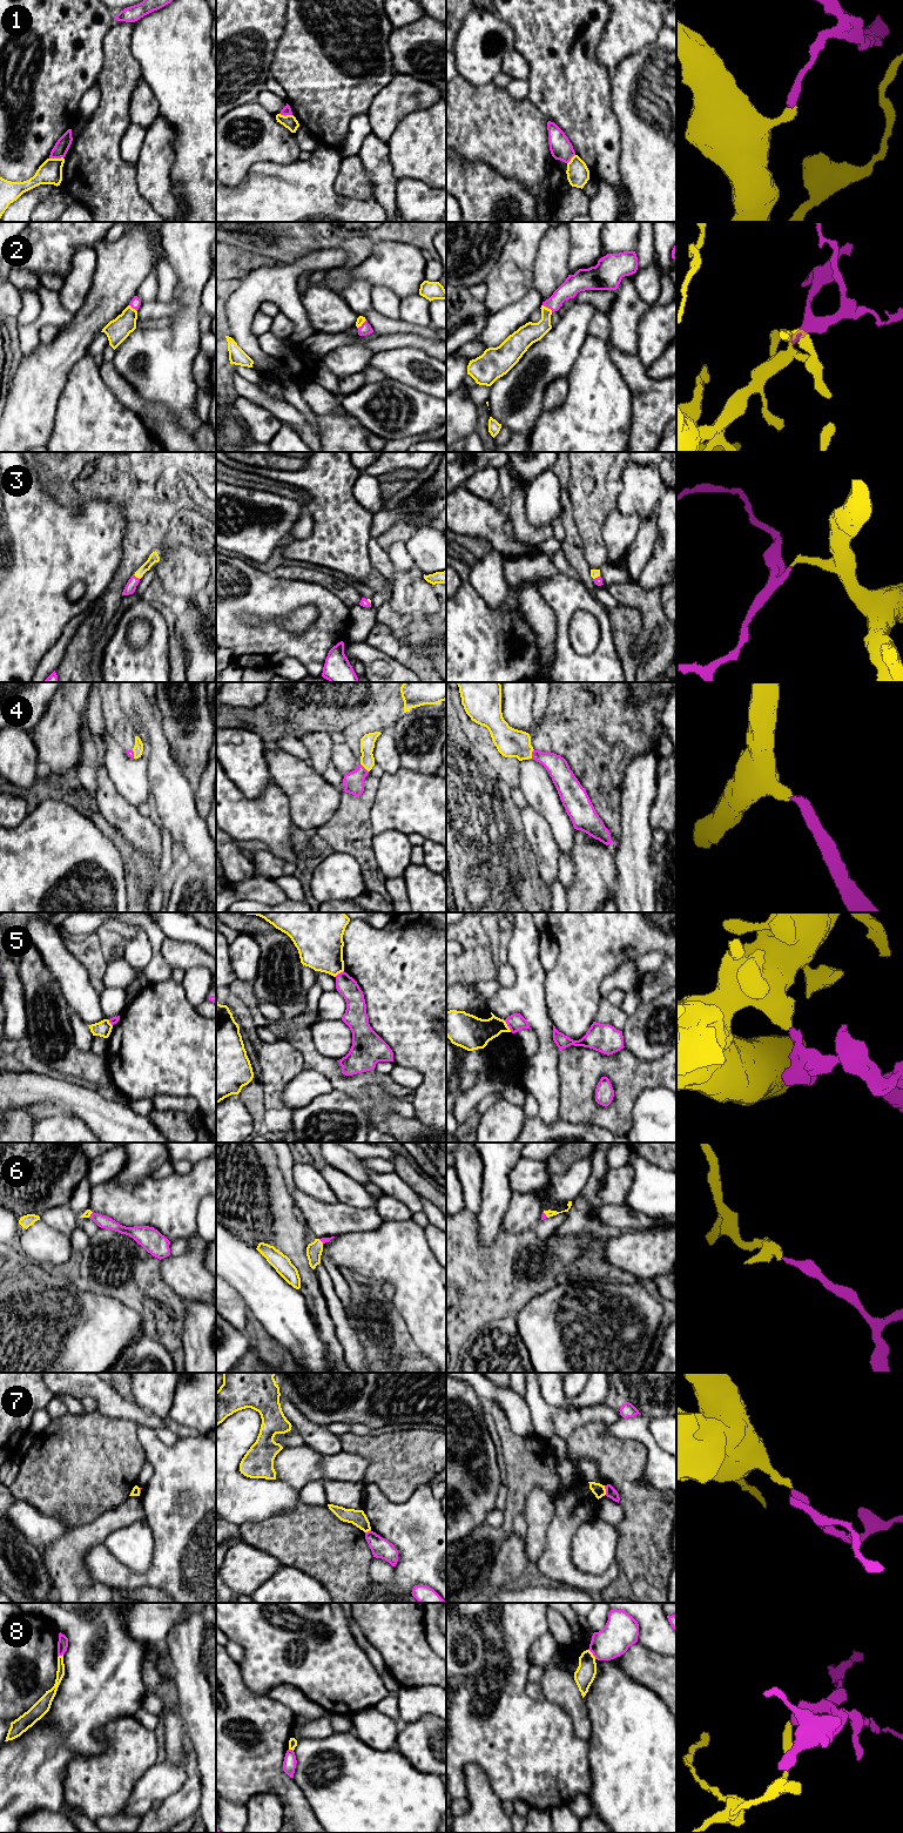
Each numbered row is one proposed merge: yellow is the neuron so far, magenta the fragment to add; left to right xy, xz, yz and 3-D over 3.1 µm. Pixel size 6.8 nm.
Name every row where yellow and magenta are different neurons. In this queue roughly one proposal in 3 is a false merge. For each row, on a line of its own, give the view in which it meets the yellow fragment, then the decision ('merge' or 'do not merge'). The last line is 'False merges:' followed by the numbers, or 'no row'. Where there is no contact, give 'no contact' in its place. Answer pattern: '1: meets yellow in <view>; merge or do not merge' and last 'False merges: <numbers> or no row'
1: meets yellow in xy; do not merge
2: meets yellow in yz; merge
3: meets yellow in xy; merge
4: meets yellow in yz; merge
5: meets yellow in yz; do not merge
6: meets yellow in yz; merge
7: meets yellow in yz; do not merge
8: meets yellow in yz; do not merge
False merges: 1, 5, 7, 8

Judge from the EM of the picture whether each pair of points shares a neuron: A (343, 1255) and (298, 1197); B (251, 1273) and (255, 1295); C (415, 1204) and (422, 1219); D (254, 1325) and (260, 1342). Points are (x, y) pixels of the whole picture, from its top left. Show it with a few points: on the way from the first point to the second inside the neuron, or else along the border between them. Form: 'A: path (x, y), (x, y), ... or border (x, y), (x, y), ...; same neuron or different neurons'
A: border (362, 1232), (341, 1233), (335, 1237); different neurons
B: path (255, 1279), (255, 1289); same neuron
C: border (422, 1211), (415, 1214); different neurons
D: path (256, 1329), (260, 1338); same neuron

